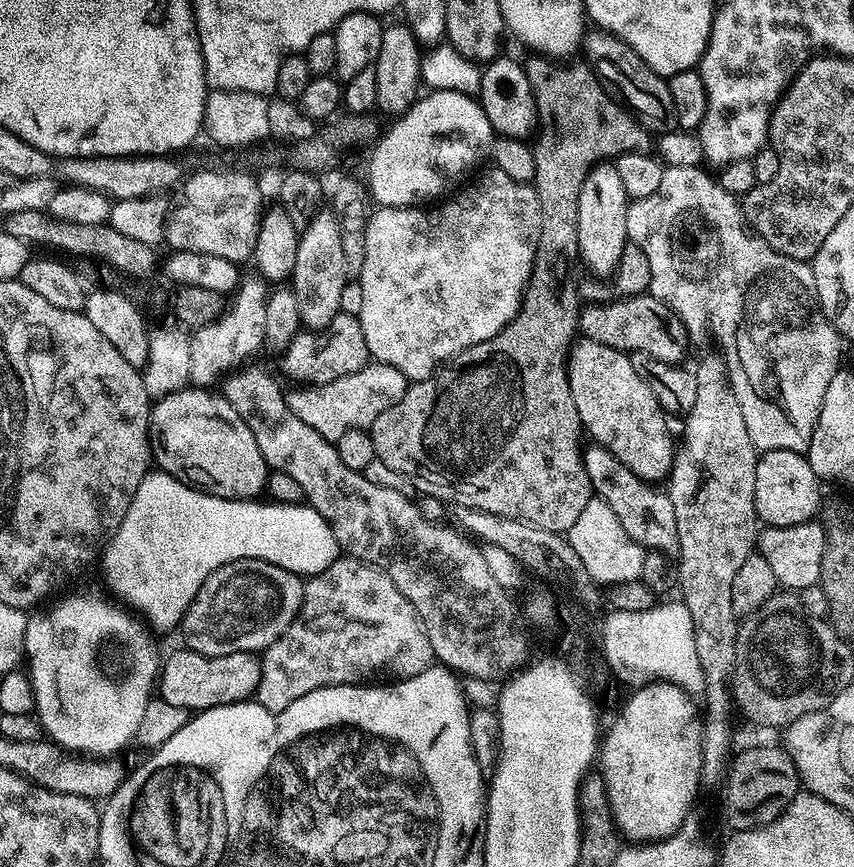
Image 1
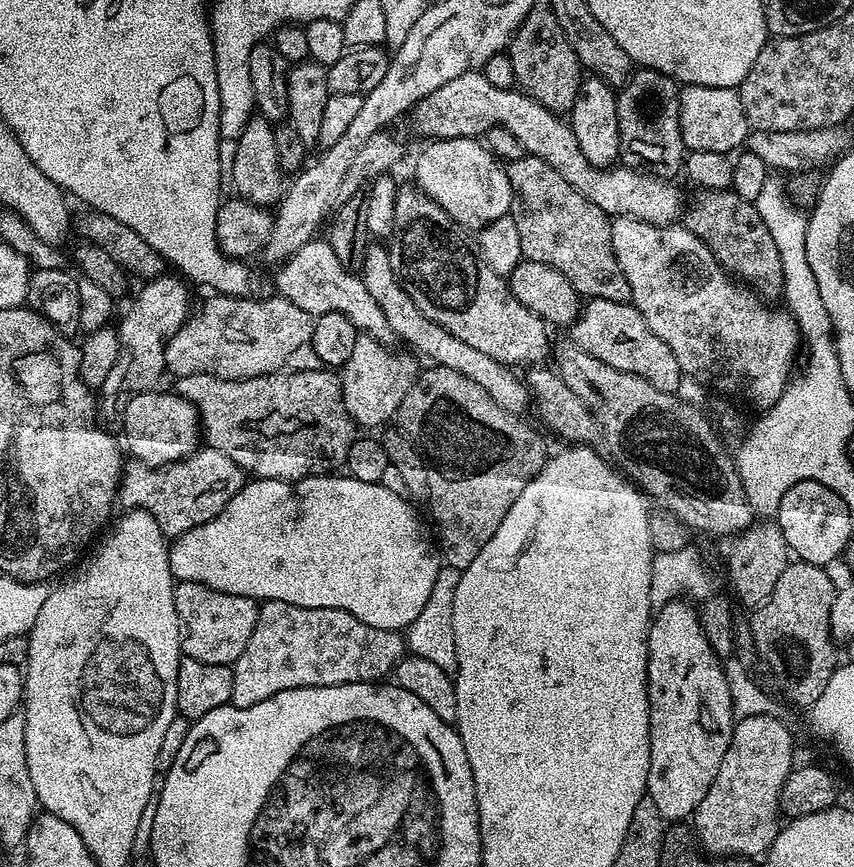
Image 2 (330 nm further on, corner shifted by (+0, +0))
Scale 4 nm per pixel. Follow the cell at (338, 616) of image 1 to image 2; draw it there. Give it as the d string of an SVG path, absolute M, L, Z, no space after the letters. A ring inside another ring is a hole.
M265 600L259 605L260 613L258 622L254 626L254 634L250 634L250 642L246 642L246 650L231 665L232 677L234 678L234 690L230 701L233 708L249 708L258 706L258 702L266 702L266 698L274 698L274 694L282 694L282 690L298 690L299 688L329 688L330 686L342 686L343 684L371 684L383 681L393 675L396 664L406 655L406 640L400 632L390 630L378 630L374 626L366 626L354 614L337 608L307 608L306 606L294 606L290 602L281 600Z

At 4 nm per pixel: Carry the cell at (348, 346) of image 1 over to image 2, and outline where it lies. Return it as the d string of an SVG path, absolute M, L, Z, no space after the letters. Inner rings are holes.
M212 294L209 295L209 297L209 300L201 306L200 312L193 311L191 315L189 315L188 319L185 320L183 324L179 325L176 331L168 337L165 343L164 367L169 373L171 371L173 372L173 377L179 378L182 376L189 376L190 374L198 374L199 372L201 372L202 374L210 374L211 376L217 376L218 378L222 378L223 380L249 380L250 378L254 378L255 376L272 376L276 372L315 372L321 367L321 362L318 358L318 354L314 354L314 346L312 345L312 326L314 323L314 317L310 315L310 313L308 313L306 310L300 310L298 306L294 306L294 302L290 302L289 300L284 299L284 297L279 294L272 294L272 297L270 297L269 300L256 300L257 298L241 298L238 296L222 296L219 294Z

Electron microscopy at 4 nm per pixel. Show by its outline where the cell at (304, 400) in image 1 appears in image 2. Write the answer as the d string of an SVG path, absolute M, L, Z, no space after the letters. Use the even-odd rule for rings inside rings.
M317 370L315 372L276 372L272 376L255 376L249 380L223 380L217 376L199 372L198 374L179 377L175 383L174 391L176 395L186 398L195 406L196 412L200 416L202 436L206 441L207 447L218 450L222 454L226 454L226 458L230 458L234 461L245 474L252 478L295 482L298 480L305 480L307 476L326 476L335 473L337 470L343 469L345 465L347 465L350 446L358 439L358 426L352 421L344 405L344 395L342 394L340 377L332 370Z

